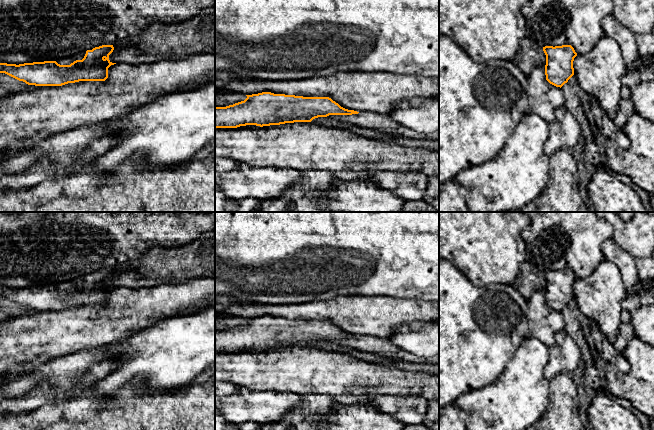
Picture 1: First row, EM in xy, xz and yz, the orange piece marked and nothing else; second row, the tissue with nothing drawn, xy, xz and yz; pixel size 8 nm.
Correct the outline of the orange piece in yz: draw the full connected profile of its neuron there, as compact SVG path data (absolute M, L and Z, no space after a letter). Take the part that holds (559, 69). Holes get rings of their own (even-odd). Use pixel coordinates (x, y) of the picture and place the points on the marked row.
M571 45L545 46L543 51L546 55L546 80L561 88L574 75L573 61L577 53Z

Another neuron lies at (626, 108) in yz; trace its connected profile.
M621 99L616 117L613 119L614 123L623 128L627 119L634 113L634 105L630 99Z

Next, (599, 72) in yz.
M603 36L586 54L577 54L574 74L580 87L599 101L601 108L614 119L621 100L622 76L626 64L618 43Z

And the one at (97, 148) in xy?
M106 136L98 141L94 141L84 155L84 161L90 161L95 157L103 155L109 149L116 145L116 140L113 137Z

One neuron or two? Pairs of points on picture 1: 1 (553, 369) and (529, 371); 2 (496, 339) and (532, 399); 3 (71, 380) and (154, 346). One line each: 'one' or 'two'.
1: two
2: two
3: one

